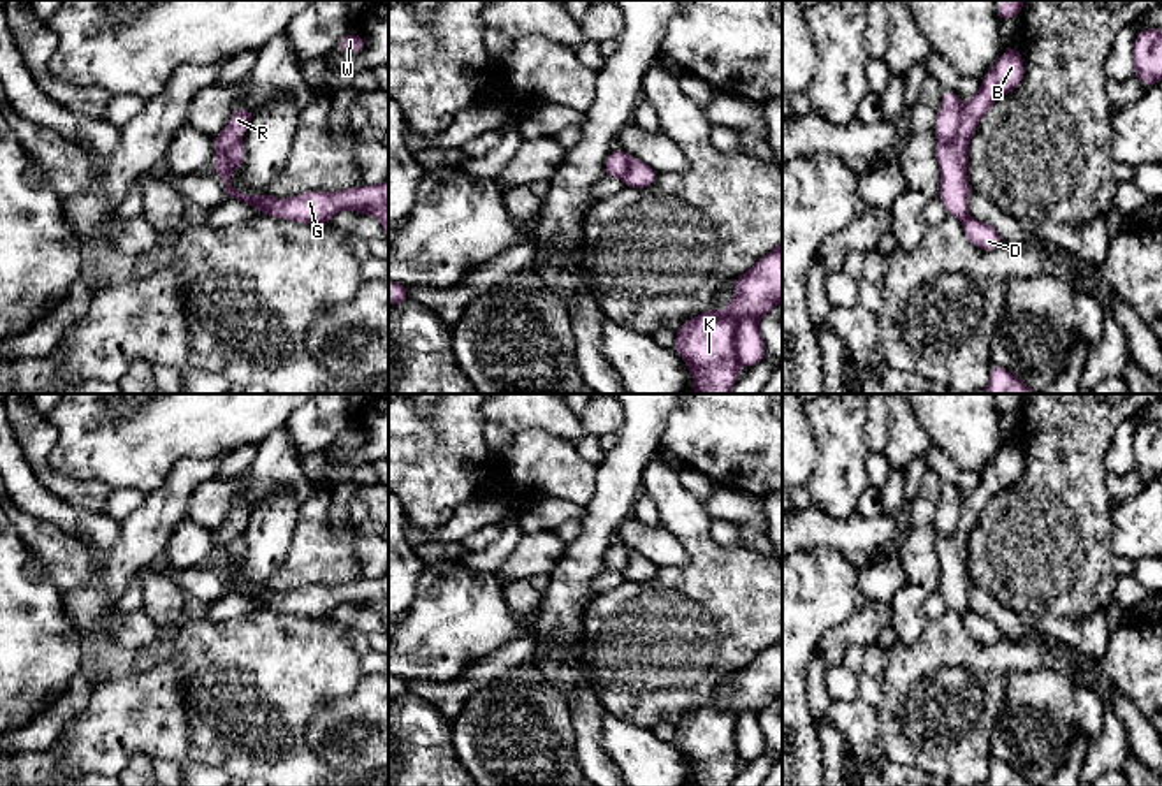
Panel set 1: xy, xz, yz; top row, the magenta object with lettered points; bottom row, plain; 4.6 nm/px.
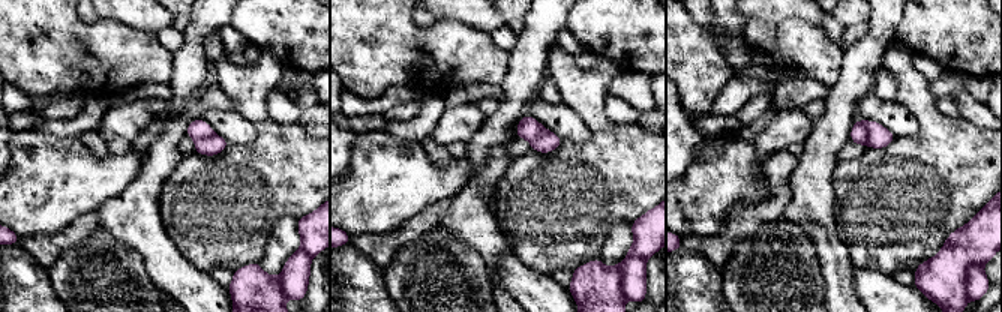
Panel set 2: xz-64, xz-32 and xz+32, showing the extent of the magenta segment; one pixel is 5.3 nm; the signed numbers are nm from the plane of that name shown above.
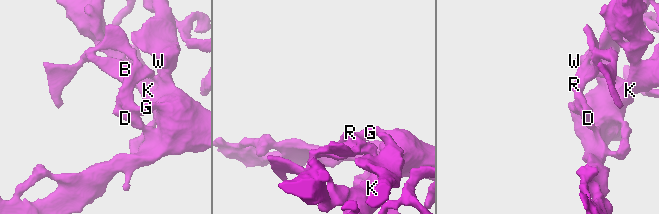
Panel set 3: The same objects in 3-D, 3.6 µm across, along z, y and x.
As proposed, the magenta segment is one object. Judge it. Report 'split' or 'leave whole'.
leave whole

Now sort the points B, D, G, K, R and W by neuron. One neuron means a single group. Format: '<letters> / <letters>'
B D G K R W

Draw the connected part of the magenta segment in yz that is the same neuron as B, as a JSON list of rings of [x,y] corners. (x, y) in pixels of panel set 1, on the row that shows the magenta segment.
[[[1007,47],[981,79],[977,93],[963,107],[955,91],[942,90],[942,104],[933,127],[940,169],[939,199],[949,216],[963,222],[969,243],[983,251],[993,251],[1002,241],[995,227],[969,216],[967,199],[972,193],[967,176],[969,142],[986,111],[1011,93],[1023,81],[1023,74],[1021,51]]]

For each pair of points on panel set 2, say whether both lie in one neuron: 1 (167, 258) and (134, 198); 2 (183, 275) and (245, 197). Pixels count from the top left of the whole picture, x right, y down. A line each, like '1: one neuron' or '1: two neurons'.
1: one neuron
2: two neurons

